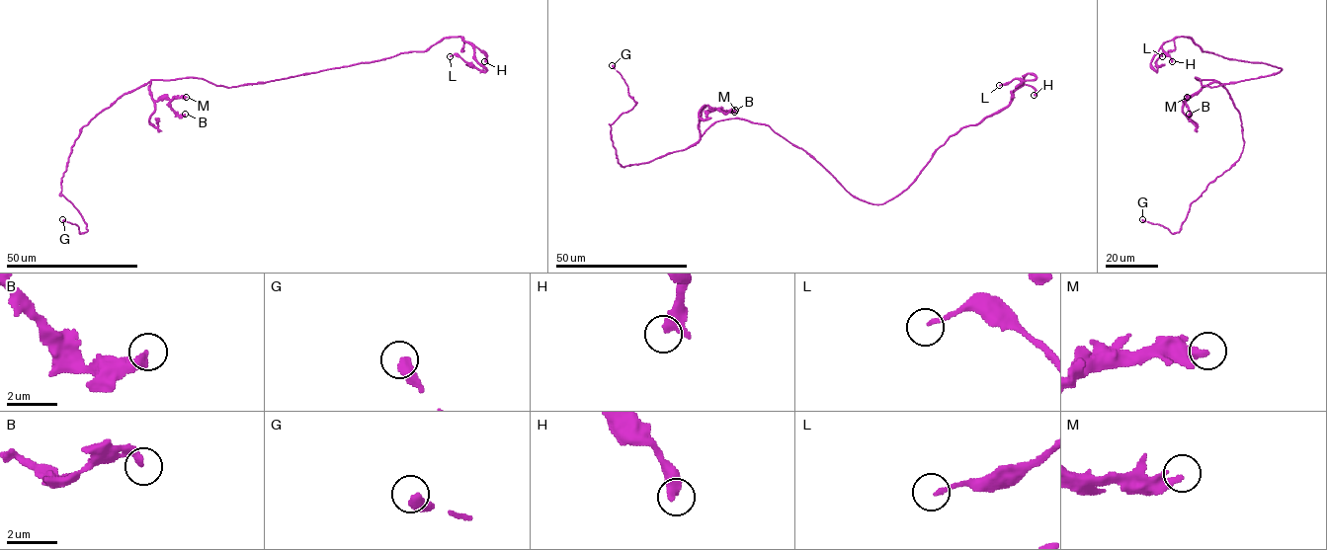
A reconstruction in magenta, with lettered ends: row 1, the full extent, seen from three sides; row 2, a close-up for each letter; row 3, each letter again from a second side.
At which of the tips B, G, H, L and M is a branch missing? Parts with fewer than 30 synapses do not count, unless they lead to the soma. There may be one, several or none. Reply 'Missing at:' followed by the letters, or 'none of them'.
Missing at: none of them

